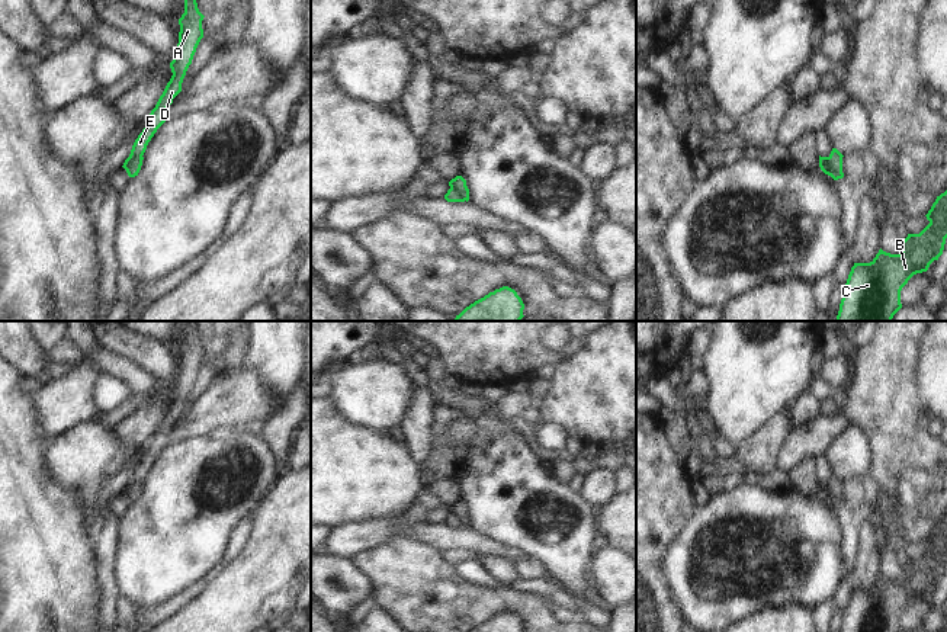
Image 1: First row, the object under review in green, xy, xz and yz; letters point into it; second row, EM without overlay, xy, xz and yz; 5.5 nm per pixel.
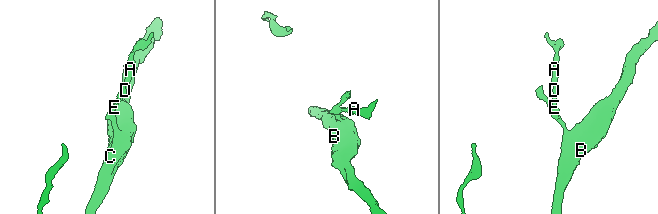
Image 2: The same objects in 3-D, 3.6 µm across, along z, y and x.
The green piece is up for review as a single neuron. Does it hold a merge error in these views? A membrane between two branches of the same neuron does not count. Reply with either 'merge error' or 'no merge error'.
merge error

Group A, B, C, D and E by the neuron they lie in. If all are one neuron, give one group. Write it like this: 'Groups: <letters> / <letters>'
Groups: A D E / B C

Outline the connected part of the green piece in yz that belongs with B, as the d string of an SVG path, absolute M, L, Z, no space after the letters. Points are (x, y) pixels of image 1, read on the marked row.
M947 190L937 196L925 216L930 224L919 234L908 234L901 254L880 248L870 263L854 263L842 288L837 321L892 321L902 308L902 288L914 275L927 272L943 254Z

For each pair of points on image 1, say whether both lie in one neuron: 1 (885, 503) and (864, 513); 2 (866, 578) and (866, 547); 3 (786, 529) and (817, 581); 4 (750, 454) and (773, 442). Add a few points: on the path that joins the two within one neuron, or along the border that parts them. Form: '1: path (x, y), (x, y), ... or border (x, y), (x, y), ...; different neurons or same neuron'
1: path (880, 506), (869, 510); same neuron
2: path (866, 571), (866, 554); same neuron
3: path (786, 542), (786, 548), (805, 568); same neuron
4: path (756, 452), (767, 443); same neuron

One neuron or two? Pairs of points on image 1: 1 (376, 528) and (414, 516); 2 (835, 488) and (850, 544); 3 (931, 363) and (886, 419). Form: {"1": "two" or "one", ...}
{"1": "one", "2": "one", "3": "two"}

